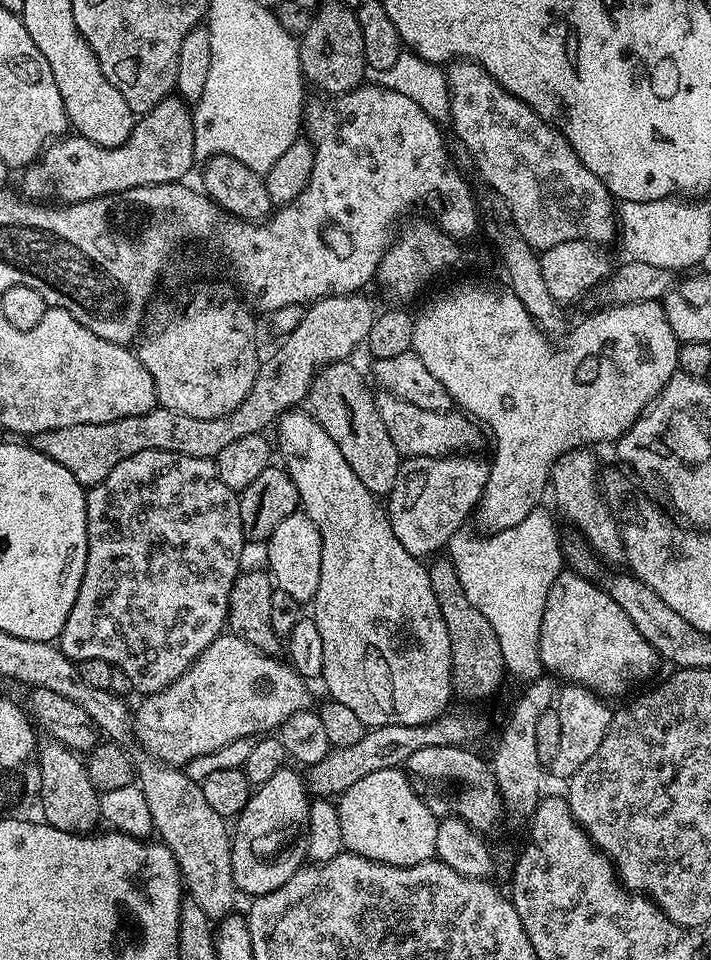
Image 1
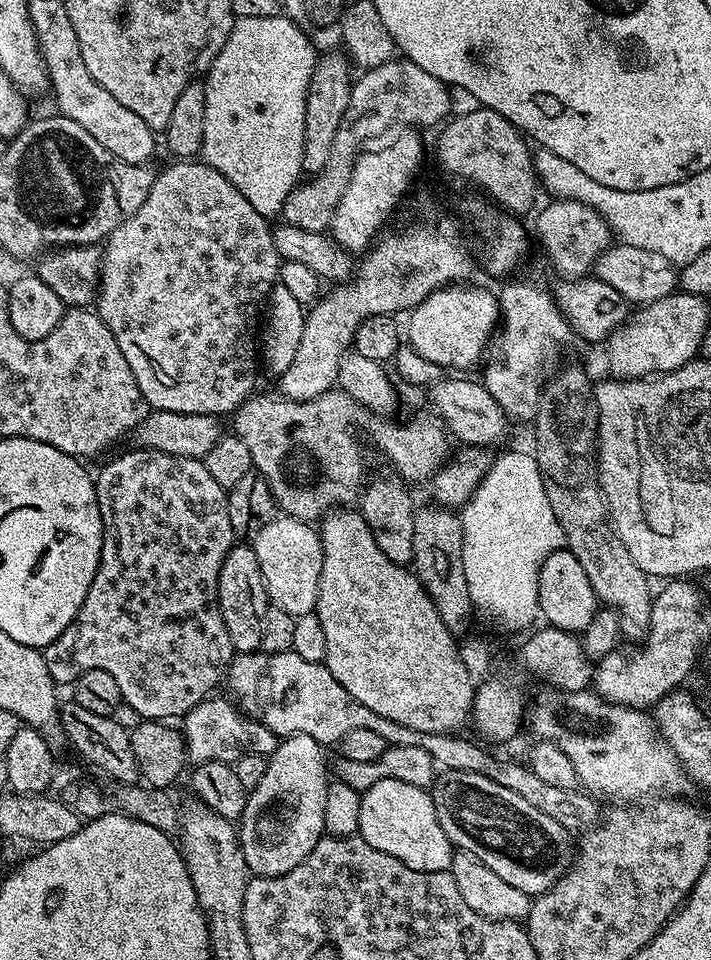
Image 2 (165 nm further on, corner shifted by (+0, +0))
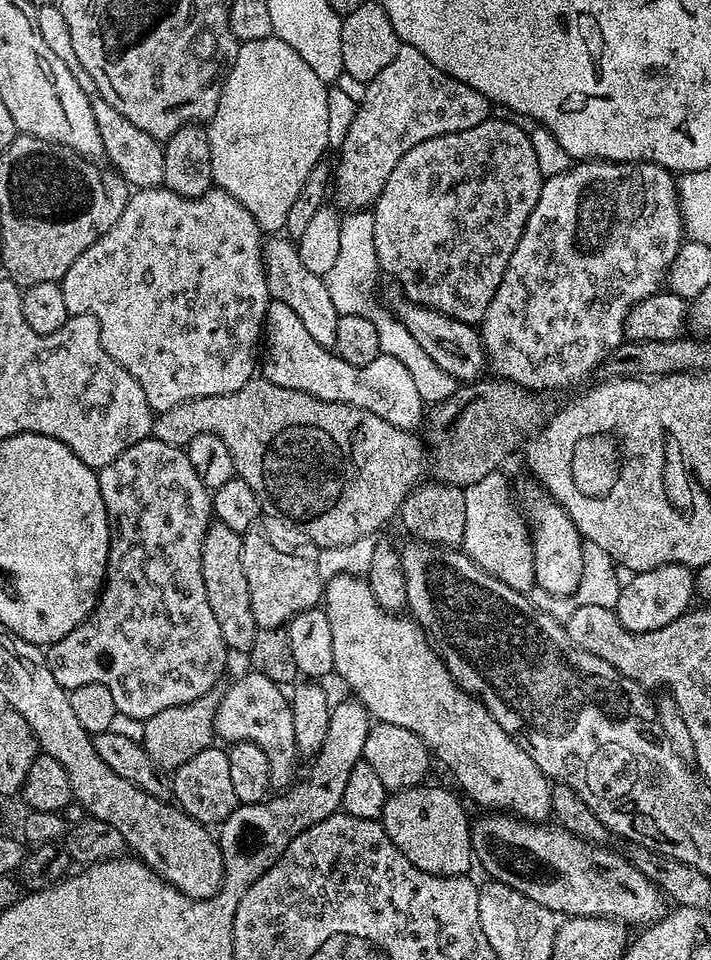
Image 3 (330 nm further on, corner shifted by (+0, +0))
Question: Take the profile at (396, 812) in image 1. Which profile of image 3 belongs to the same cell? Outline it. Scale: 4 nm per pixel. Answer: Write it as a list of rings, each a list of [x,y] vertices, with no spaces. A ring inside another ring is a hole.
[[[428,787],[407,788],[389,795],[382,823],[390,842],[394,842],[394,846],[398,846],[398,850],[402,850],[402,854],[406,854],[406,858],[410,858],[414,866],[418,866],[418,870],[426,870],[435,876],[462,876],[471,873],[474,857],[470,816],[464,813],[464,808],[454,793],[447,792],[444,788]]]

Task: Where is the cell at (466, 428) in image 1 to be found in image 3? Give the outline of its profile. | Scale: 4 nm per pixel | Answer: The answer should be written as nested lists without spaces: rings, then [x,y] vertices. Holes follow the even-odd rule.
[[[276,234],[264,241],[264,273],[269,297],[278,302],[286,302],[294,314],[306,326],[308,333],[324,348],[335,349],[334,330],[338,326],[340,313],[334,310],[334,302],[330,299],[330,290],[326,290],[324,278],[318,274],[310,274],[302,258],[298,258],[295,243],[287,235]]]

